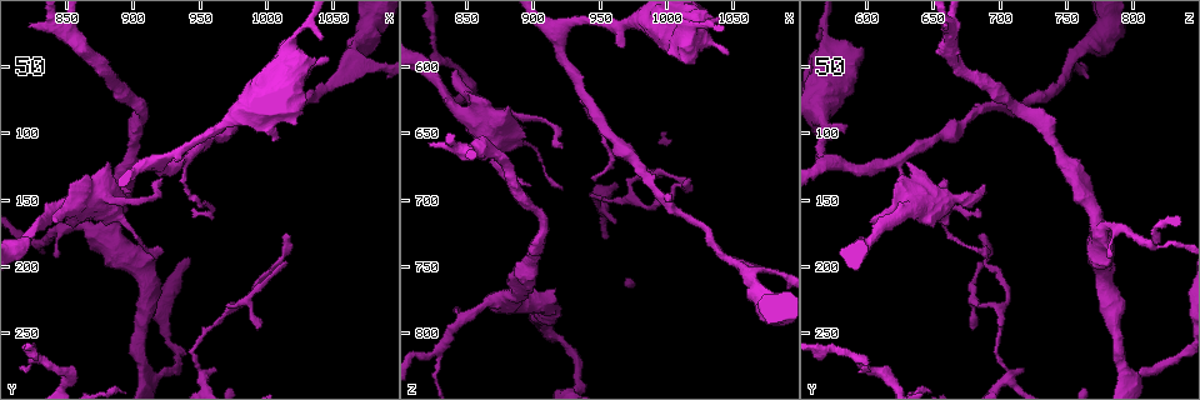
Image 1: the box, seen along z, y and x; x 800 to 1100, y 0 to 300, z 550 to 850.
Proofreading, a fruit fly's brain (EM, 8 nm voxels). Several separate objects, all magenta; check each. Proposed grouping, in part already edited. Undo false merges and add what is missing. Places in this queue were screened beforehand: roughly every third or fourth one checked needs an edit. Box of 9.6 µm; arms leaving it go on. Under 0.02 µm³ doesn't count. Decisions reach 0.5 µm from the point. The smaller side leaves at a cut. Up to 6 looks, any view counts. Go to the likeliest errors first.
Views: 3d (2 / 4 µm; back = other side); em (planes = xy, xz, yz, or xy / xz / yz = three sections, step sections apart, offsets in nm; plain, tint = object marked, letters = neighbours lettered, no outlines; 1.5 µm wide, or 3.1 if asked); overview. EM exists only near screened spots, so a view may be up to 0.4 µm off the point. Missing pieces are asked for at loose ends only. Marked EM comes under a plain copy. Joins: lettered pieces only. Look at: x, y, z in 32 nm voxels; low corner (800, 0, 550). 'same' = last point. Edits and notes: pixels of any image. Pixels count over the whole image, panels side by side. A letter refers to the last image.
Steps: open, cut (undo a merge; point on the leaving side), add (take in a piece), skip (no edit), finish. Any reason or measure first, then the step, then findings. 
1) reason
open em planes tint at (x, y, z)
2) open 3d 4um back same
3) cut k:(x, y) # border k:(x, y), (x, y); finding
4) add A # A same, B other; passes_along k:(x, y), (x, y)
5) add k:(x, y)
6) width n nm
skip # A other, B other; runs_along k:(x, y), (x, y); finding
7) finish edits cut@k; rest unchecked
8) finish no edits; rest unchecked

open em yz step 8 tint at (1016, 176, 684)

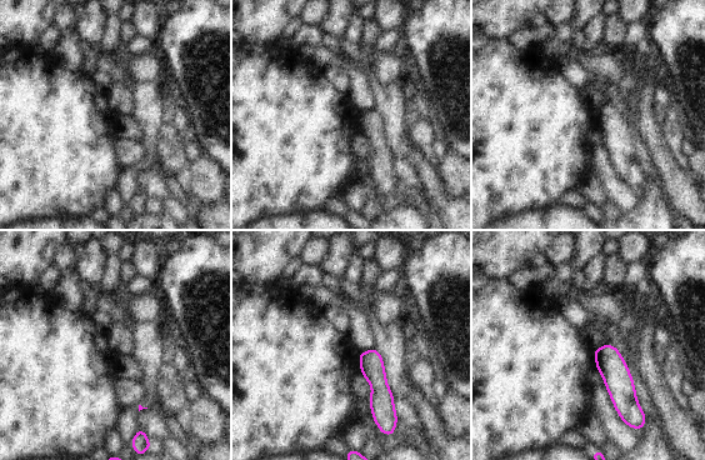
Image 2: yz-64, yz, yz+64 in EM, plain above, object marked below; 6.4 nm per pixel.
open em planes letters same

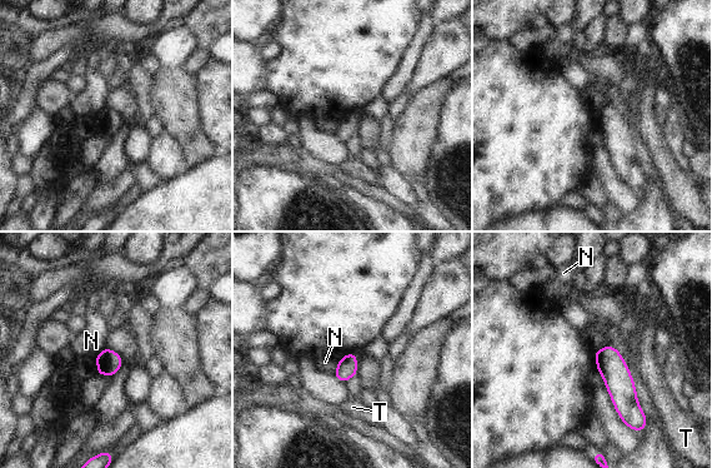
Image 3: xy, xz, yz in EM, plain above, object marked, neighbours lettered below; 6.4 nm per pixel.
longest_contact N 120 nm
skip # N other, T other; no lettered piece goes on from it

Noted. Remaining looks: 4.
free end
open em planes tint at (994, 246, 678)

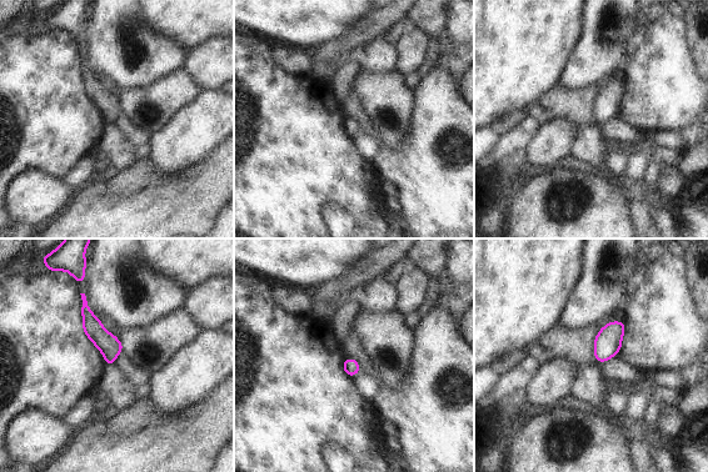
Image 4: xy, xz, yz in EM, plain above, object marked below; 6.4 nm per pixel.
open em planes letters same

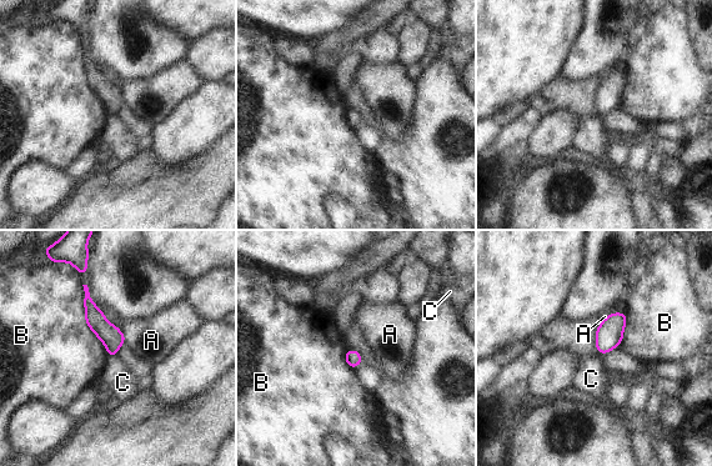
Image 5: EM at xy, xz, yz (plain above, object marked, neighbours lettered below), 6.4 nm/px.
skip # A other, B other, C other; none of them fits

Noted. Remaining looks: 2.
tapers out
open em xz step 8 letters at (942, 164, 684)

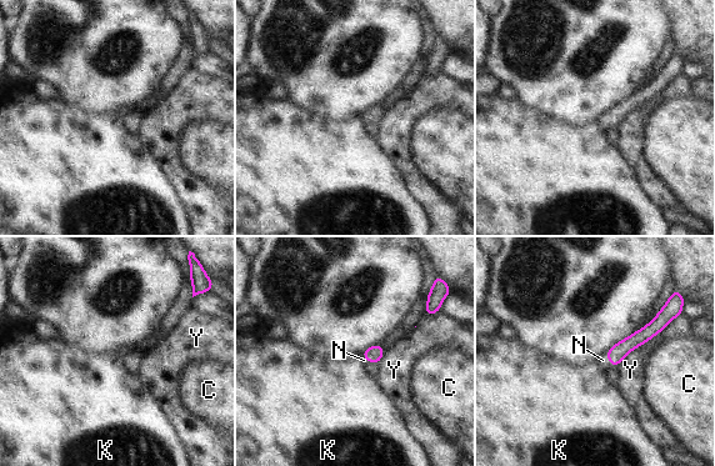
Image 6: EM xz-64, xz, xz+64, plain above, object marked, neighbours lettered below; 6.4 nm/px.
open em planes letters same

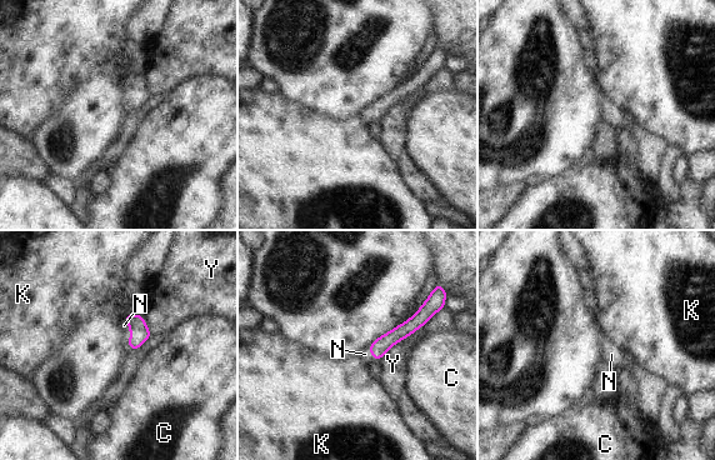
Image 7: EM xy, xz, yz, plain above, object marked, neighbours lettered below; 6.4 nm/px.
add N # C other, K other, N same, Y other; passes_along 7:(139, 333), (130, 334), (124, 325); the cell continues

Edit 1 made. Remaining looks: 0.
finish edits add@7; rest unchecked

